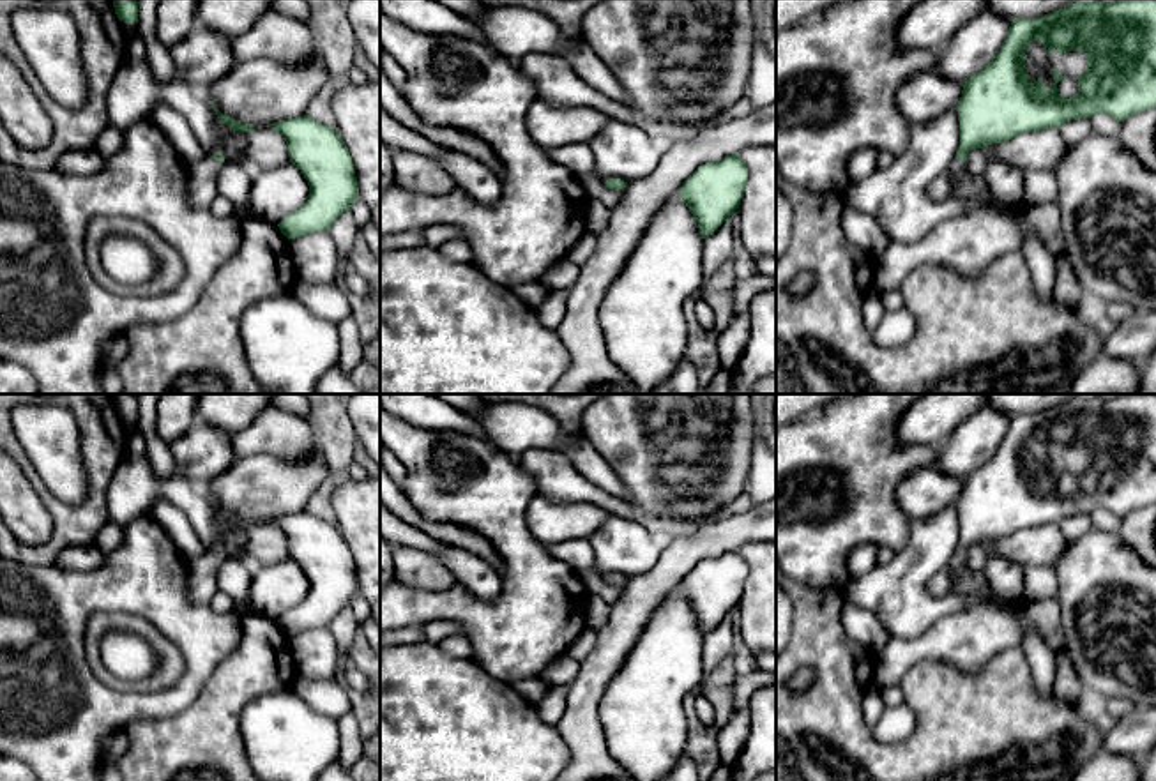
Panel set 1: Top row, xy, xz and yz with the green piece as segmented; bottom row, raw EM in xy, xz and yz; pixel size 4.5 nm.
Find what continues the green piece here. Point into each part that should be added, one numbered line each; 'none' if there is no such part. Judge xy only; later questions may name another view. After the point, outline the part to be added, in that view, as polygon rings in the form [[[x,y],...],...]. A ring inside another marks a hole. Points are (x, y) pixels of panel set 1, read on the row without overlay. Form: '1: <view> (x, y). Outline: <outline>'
1: xy (202, 585). Outline: [[[212,553],[189,560],[187,592],[193,603],[209,604],[219,592],[216,581],[219,564],[221,558]]]

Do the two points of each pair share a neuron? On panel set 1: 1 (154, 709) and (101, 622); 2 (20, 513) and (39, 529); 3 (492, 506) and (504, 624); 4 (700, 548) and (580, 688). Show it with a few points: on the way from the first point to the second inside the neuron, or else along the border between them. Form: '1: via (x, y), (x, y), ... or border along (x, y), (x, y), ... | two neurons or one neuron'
1: border along (182, 675), (158, 691), (129, 691), (103, 682) | two neurons
2: via (25, 516), (34, 525) | one neuron
3: via (509, 536), (517, 546), (517, 594) | one neuron
4: via (663, 576), (637, 603), (610, 651) | one neuron

